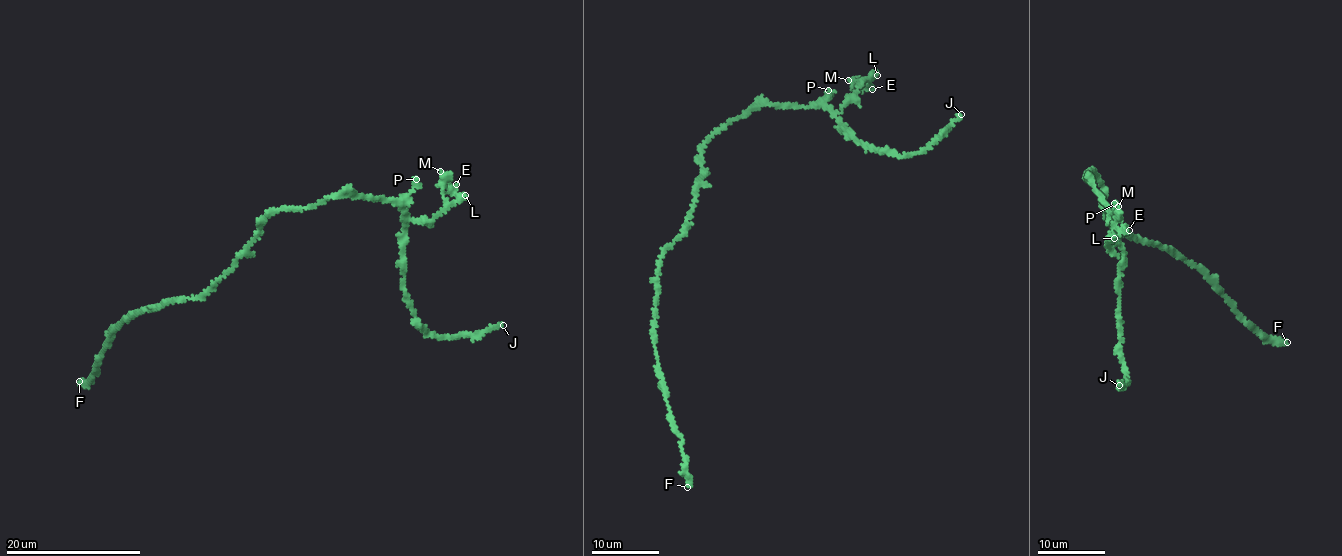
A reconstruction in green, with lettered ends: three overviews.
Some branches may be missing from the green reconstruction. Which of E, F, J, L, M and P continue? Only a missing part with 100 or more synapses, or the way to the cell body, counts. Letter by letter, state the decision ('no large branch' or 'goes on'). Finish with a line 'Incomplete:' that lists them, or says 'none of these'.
E: no large branch
F: no large branch
J: goes on
L: no large branch
M: no large branch
P: no large branch
Incomplete: J

